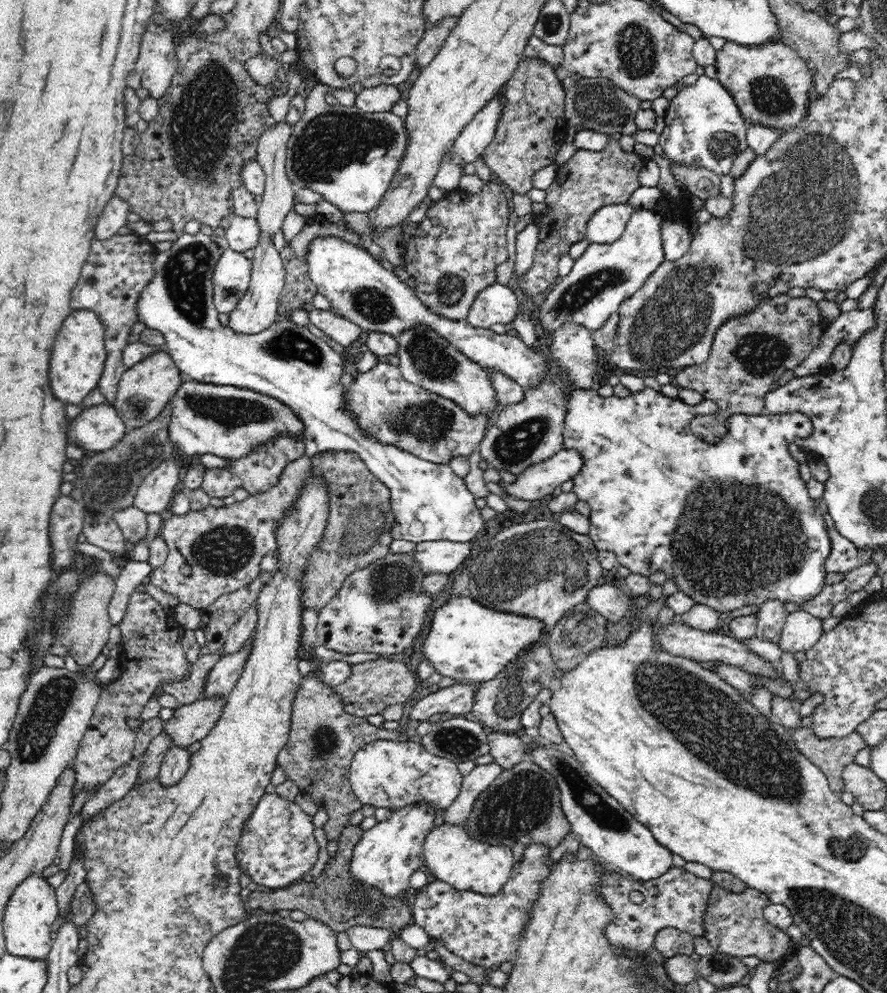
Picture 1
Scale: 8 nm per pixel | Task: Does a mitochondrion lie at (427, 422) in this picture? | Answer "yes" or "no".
yes

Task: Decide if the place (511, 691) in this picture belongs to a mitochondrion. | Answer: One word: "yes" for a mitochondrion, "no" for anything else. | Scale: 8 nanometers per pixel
yes

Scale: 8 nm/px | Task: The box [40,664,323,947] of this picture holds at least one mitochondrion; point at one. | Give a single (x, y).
(80, 908)

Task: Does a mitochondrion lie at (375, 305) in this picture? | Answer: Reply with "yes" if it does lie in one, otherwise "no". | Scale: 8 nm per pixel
yes

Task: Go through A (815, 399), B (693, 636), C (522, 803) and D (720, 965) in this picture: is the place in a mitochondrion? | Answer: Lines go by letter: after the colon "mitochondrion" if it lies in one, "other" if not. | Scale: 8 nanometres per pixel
A: other
B: other
C: mitochondrion
D: mitochondrion

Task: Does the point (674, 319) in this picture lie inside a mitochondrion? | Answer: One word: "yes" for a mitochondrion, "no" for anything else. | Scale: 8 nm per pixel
yes

